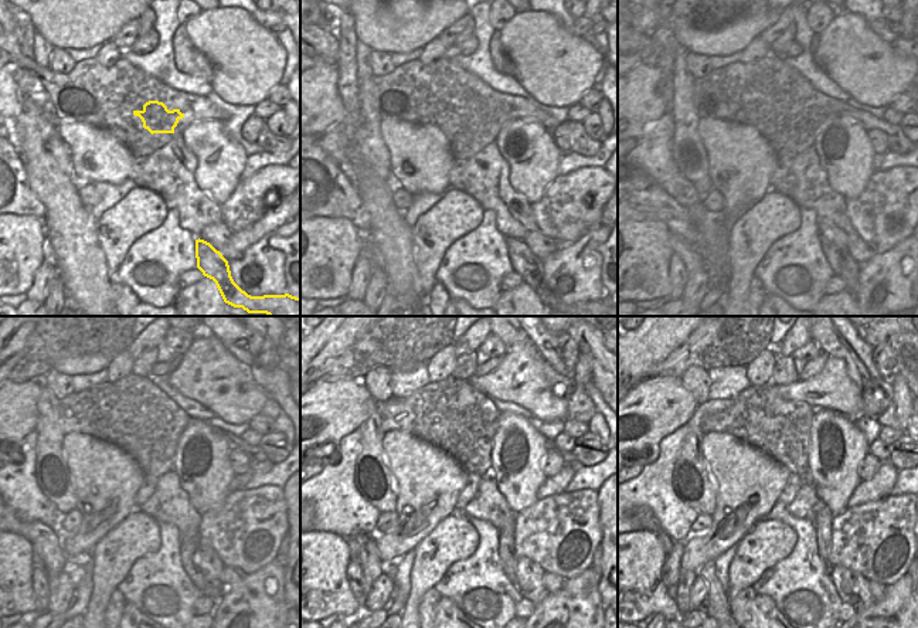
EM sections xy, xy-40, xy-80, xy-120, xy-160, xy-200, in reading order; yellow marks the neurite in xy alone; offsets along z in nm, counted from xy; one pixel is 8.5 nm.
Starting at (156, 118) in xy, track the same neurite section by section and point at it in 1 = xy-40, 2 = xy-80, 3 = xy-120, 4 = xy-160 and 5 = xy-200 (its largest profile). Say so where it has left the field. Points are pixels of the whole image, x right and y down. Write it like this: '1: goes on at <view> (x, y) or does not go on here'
1: goes on at xy-40 (473, 118)
2: goes on at xy-80 (791, 118)
3: goes on at xy-120 (156, 437)
4: goes on at xy-160 (483, 440)
5: goes on at xy-200 (782, 428)

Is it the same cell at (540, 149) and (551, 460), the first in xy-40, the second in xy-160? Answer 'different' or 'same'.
different

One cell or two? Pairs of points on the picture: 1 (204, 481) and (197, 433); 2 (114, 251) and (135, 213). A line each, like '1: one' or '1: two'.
1: one
2: one

